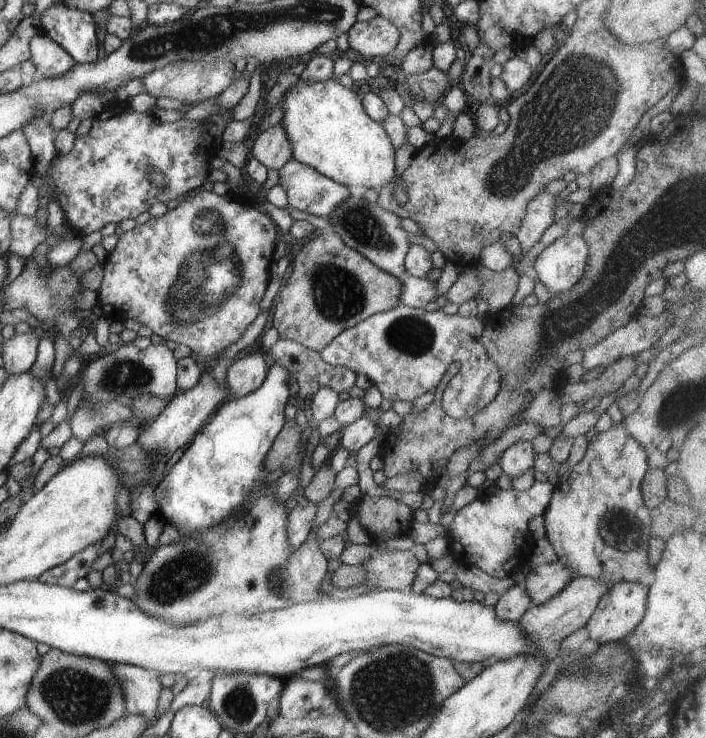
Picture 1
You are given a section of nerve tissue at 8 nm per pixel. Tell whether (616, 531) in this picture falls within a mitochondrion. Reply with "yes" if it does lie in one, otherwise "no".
yes

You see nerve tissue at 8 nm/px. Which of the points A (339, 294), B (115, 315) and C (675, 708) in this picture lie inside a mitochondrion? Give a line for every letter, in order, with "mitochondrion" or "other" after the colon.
A: mitochondrion
B: other
C: other

